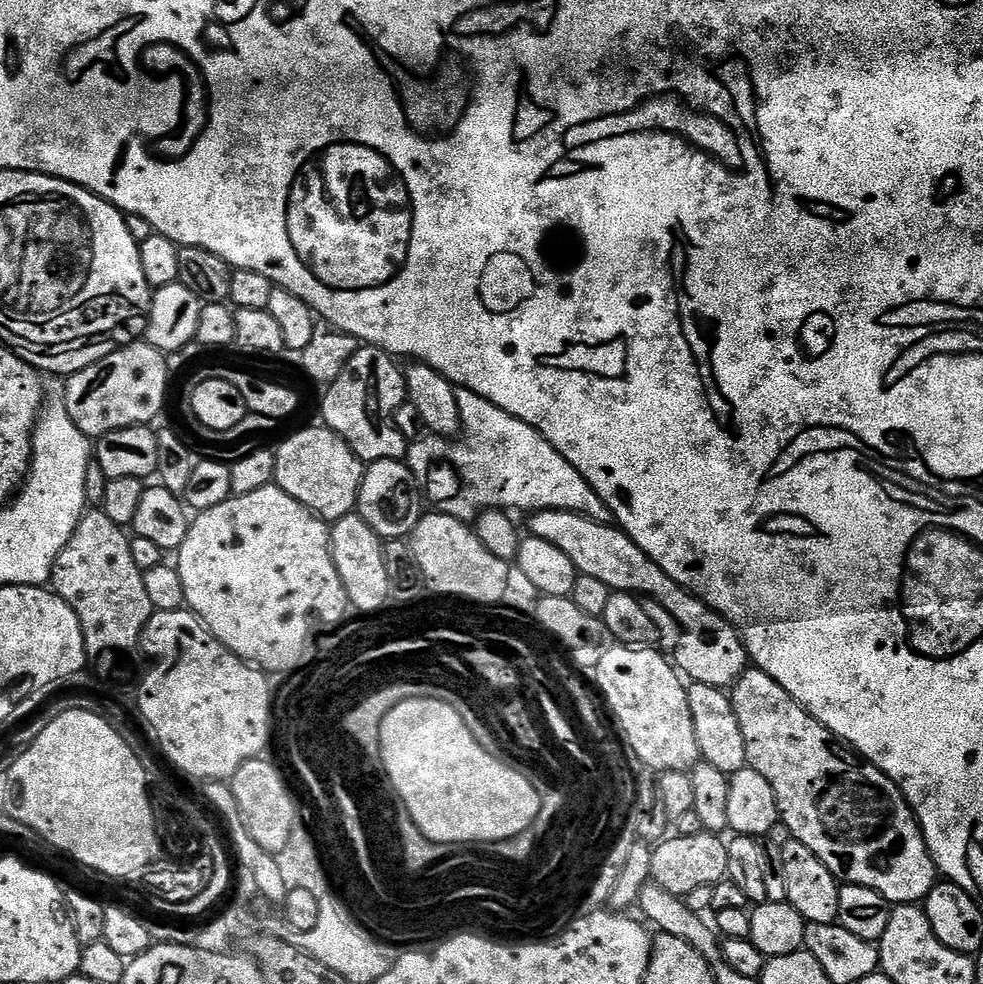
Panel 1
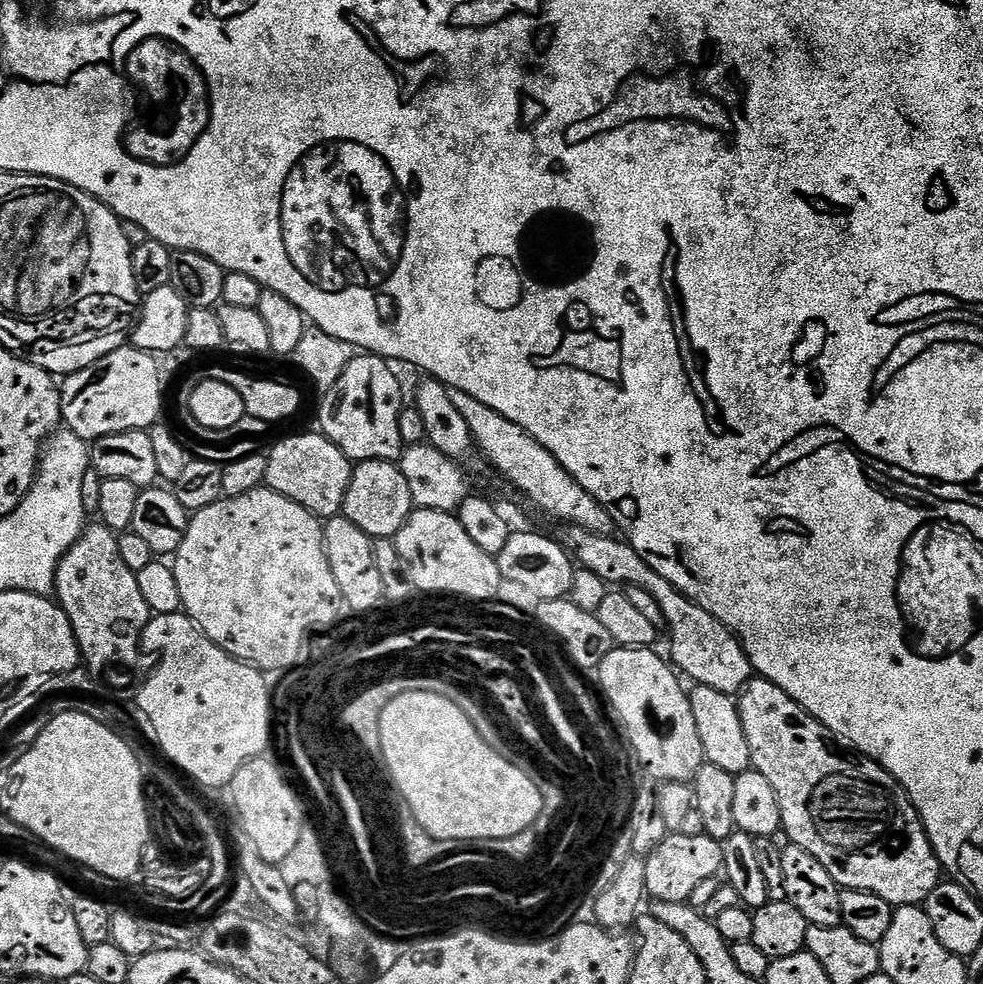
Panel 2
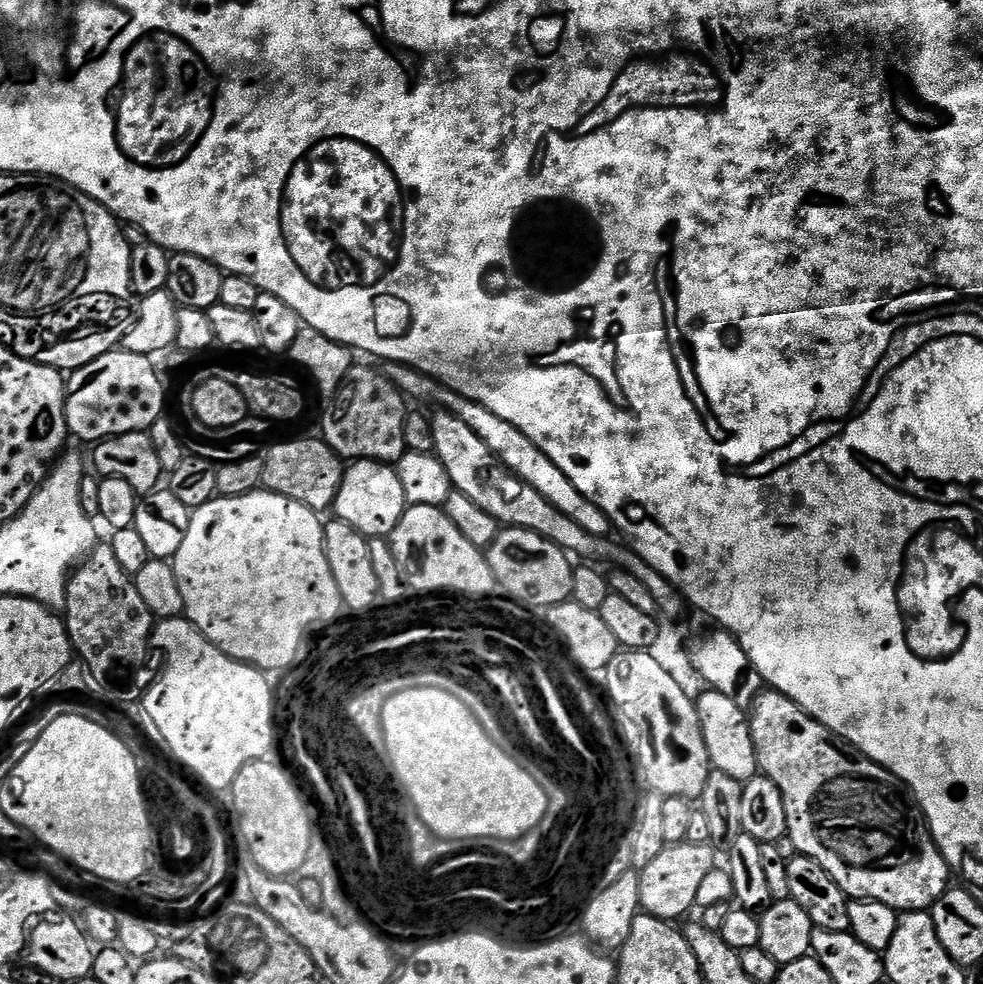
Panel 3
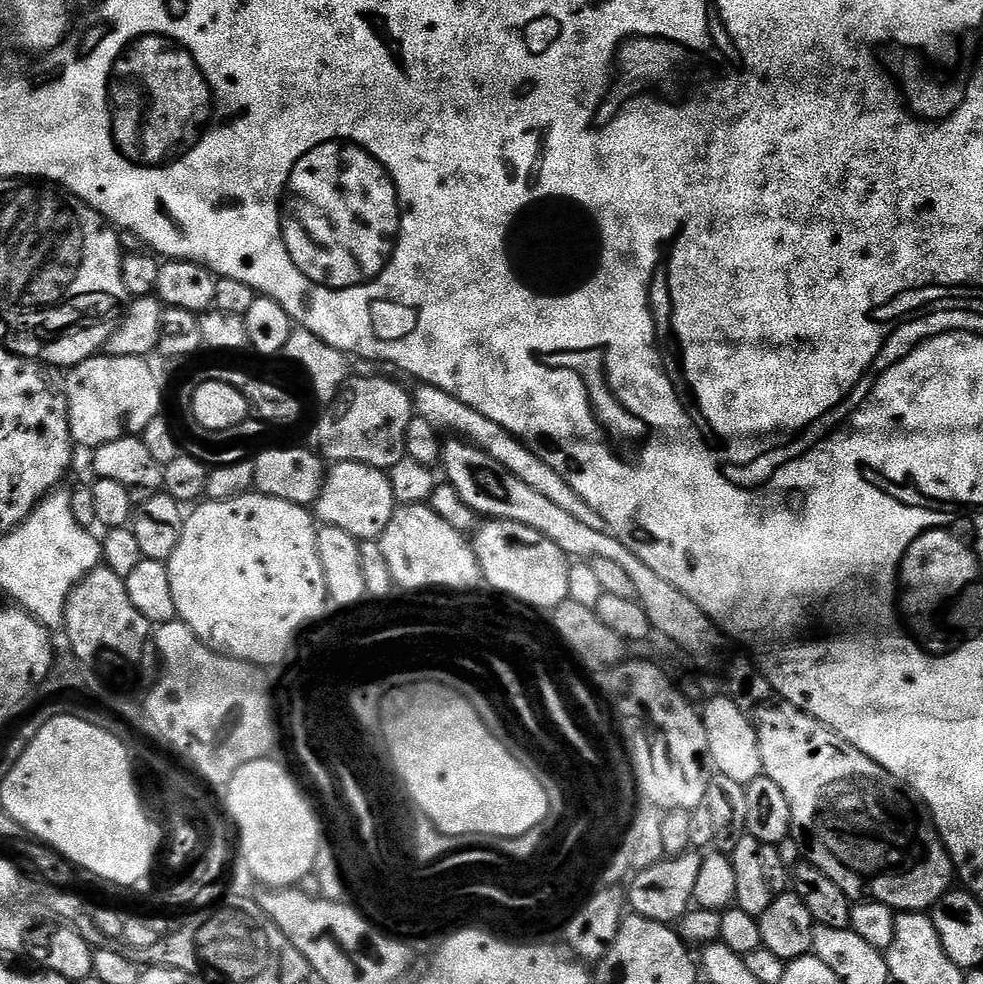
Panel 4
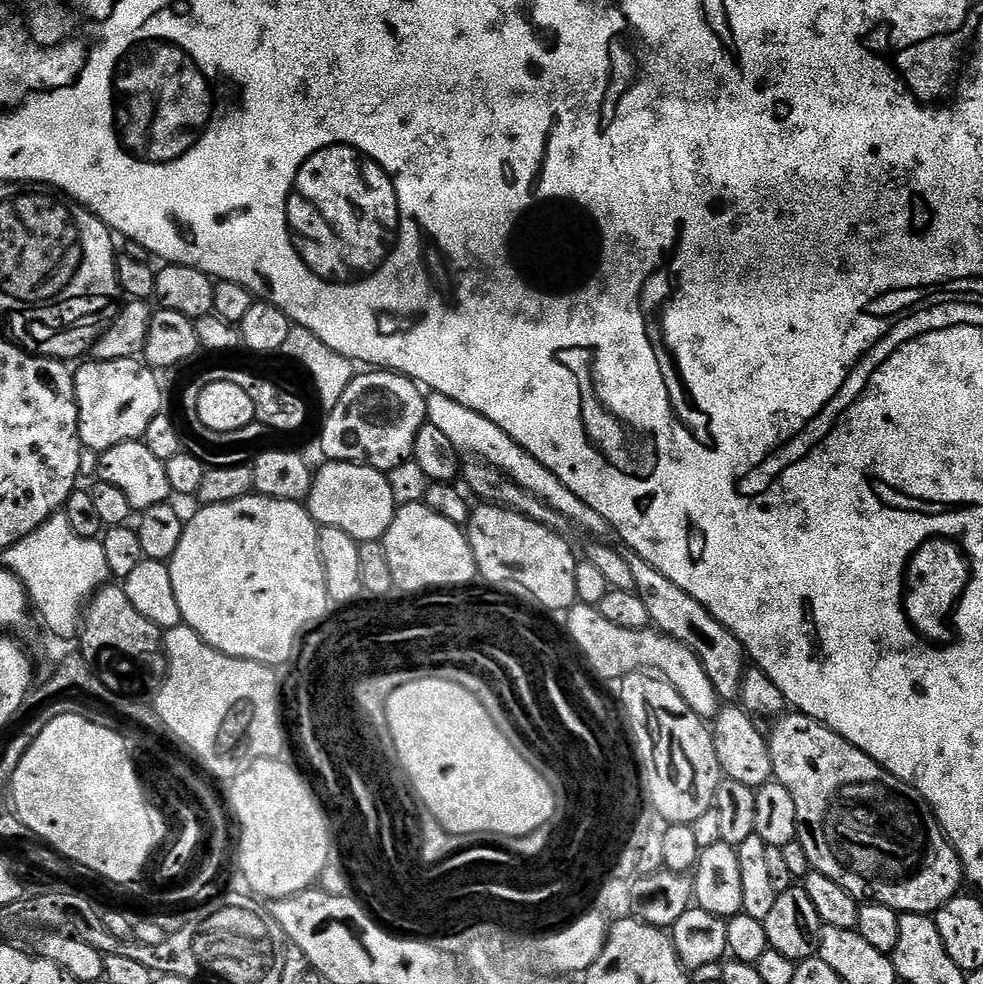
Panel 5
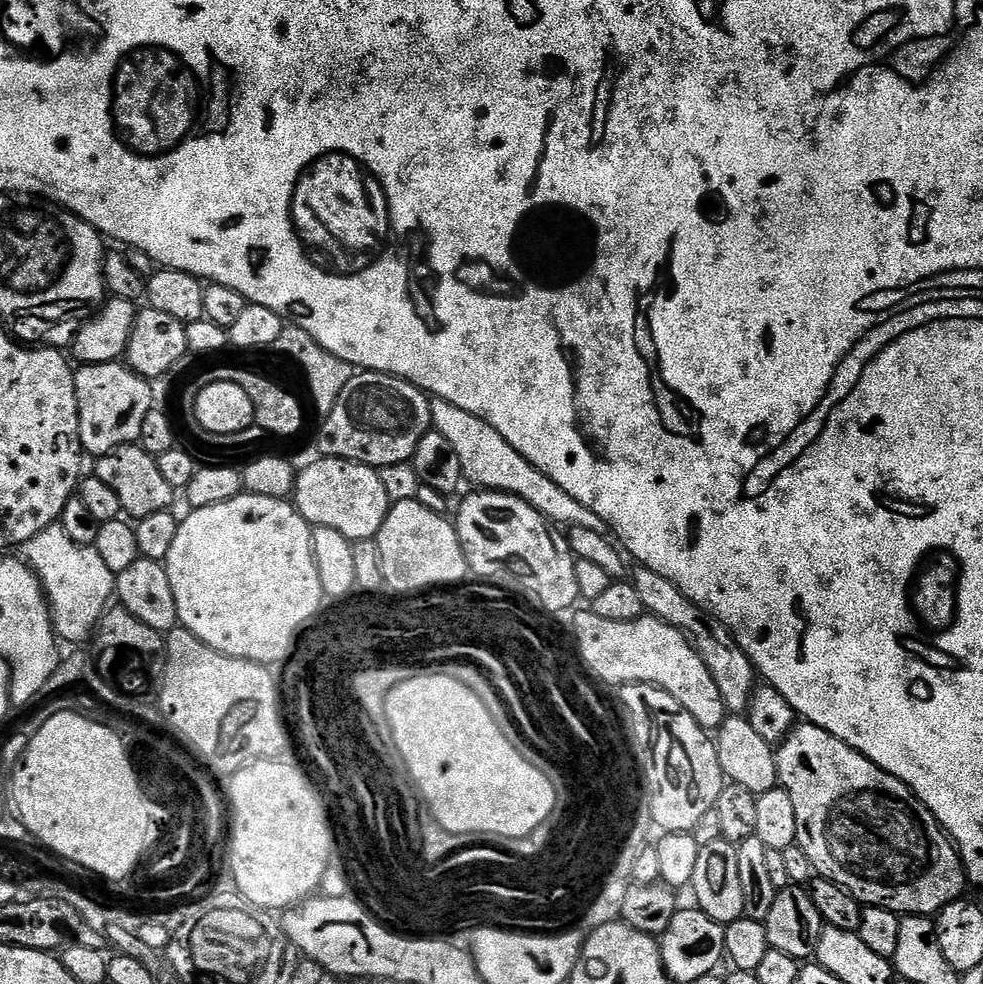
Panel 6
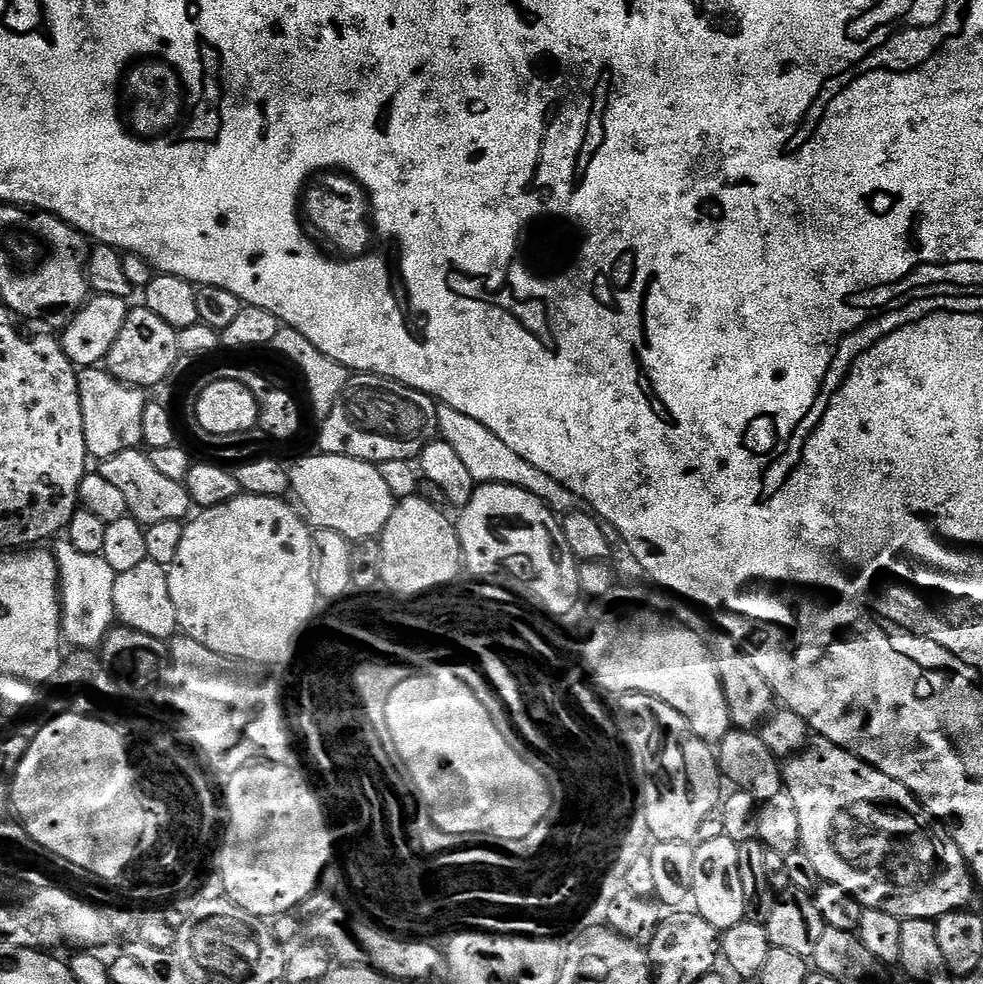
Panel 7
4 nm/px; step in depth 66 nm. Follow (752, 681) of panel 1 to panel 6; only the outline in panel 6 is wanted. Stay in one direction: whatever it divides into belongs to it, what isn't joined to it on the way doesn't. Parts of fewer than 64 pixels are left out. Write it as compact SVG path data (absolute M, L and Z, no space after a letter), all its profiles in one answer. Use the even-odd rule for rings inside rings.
M807 722L797 723L796 727L788 733L784 743L775 749L776 753L776 778L779 787L785 788L794 802L794 818L798 822L798 834L796 844L803 850L812 863L812 871L817 877L834 882L846 889L861 905L870 908L885 908L904 916L935 917L945 906L961 899L965 895L966 873L964 862L952 843L947 832L941 828L940 823L934 818L934 814L921 802L908 787L898 778L894 778L886 770L882 770L874 762L870 762L858 750L854 750L846 742L834 738L826 730Z

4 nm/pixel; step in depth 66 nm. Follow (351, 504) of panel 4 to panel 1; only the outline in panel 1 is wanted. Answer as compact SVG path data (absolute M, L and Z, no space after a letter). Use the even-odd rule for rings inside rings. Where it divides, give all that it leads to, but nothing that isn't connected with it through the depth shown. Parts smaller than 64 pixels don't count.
M374 460L364 469L356 499L359 516L385 541L404 540L416 529L422 515L422 493L404 460Z

